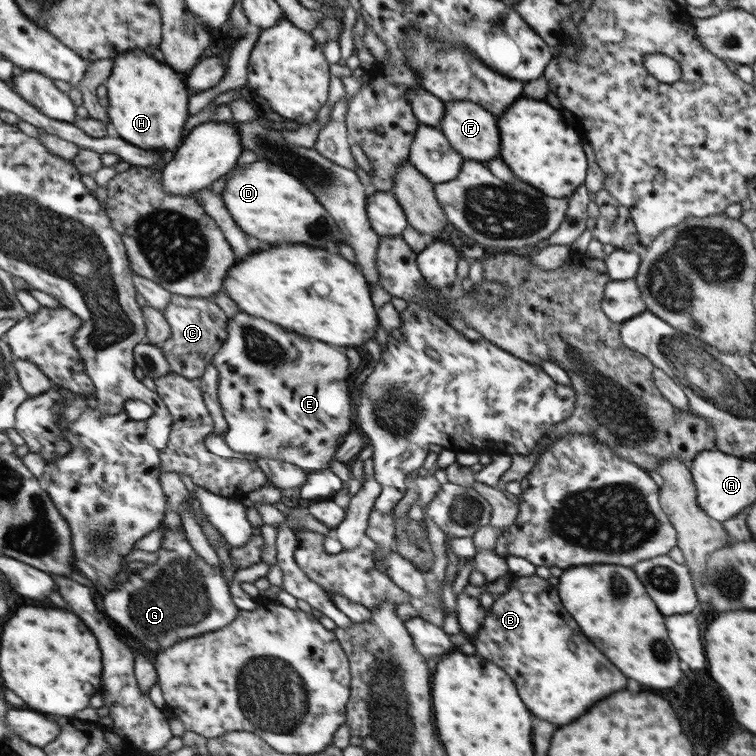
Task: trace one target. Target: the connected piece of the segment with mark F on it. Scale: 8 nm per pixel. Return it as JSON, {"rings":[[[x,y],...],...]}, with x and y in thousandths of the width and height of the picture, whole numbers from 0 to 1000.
{"rings":[[[616,132],[587,135],[587,144],[589,155],[581,169],[593,181],[594,189],[611,206],[635,216],[663,206],[661,180],[659,180],[656,156],[648,151],[646,144]]]}

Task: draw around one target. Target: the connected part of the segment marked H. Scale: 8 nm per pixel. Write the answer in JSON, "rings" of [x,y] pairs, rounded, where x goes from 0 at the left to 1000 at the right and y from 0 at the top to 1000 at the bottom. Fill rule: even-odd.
{"rings":[[[175,66],[152,77],[153,87],[143,104],[147,138],[144,152],[152,177],[190,198],[218,202],[239,192],[241,172],[249,156],[249,122],[243,108],[222,85],[189,69]]]}

